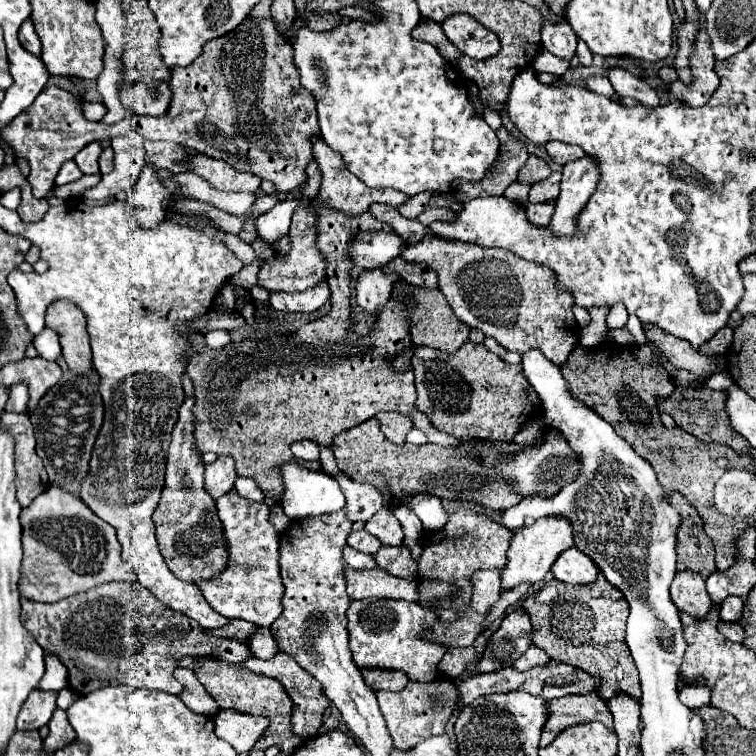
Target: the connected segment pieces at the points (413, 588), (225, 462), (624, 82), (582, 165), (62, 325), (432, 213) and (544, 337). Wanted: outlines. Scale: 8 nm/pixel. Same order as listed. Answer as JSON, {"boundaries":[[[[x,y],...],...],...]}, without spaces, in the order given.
{"boundaries":[[[[345,565],[345,581],[347,581],[347,595],[351,599],[365,599],[365,597],[385,597],[385,599],[403,599],[403,601],[417,601],[417,583],[391,577],[381,573],[379,567],[373,569],[353,569]]],[[[219,455],[215,463],[205,465],[205,489],[213,499],[219,499],[221,495],[229,493],[235,479],[235,461],[231,457]]],[[[609,69],[607,77],[609,77],[609,81],[611,81],[617,95],[633,97],[645,107],[657,107],[659,105],[657,93],[643,79],[627,73],[625,69]]],[[[591,157],[571,161],[563,167],[561,193],[555,199],[555,213],[547,225],[553,235],[571,237],[577,233],[577,215],[595,193],[599,169]]],[[[67,299],[53,301],[47,309],[47,327],[59,333],[67,365],[77,373],[89,371],[91,347],[87,335],[87,317],[83,311]]],[[[427,207],[417,217],[417,221],[423,223],[423,225],[431,225],[433,221],[447,221],[447,223],[451,223],[451,221],[455,221],[455,213],[451,209],[447,209],[447,207]]],[[[425,237],[421,243],[407,245],[403,259],[427,263],[439,275],[439,291],[447,297],[457,319],[465,325],[495,337],[507,351],[519,355],[537,347],[551,363],[563,365],[579,343],[579,325],[573,317],[573,297],[557,289],[551,269],[529,263],[507,249],[489,249],[473,243]]]]}

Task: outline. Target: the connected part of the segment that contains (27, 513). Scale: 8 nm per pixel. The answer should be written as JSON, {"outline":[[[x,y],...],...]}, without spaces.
{"outline":[[[59,487],[47,489],[29,507],[21,509],[21,527],[23,527],[23,563],[21,563],[21,581],[19,593],[27,599],[45,599],[45,603],[53,603],[65,597],[71,597],[81,591],[89,591],[97,585],[111,581],[137,581],[135,571],[121,557],[121,545],[117,541],[115,529],[101,521],[87,505],[79,505],[79,499]]]}

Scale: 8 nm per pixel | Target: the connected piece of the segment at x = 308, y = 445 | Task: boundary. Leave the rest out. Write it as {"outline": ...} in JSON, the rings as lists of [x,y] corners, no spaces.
{"outline":[[[303,439],[303,441],[297,441],[291,445],[291,451],[297,459],[303,459],[303,461],[313,461],[319,457],[319,449],[315,447],[313,441],[309,439]]]}

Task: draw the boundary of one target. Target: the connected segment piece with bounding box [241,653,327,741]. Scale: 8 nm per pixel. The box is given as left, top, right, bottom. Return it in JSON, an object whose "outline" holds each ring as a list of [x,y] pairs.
{"outline":[[[277,653],[269,661],[261,661],[261,659],[253,657],[241,665],[251,669],[251,671],[257,671],[257,673],[263,673],[263,675],[269,675],[269,677],[281,681],[285,691],[291,695],[291,701],[293,701],[293,732],[304,741],[317,735],[319,727],[323,724],[327,697],[325,697],[319,681],[315,681],[315,677],[311,677],[303,667],[299,667],[287,653]]]}

